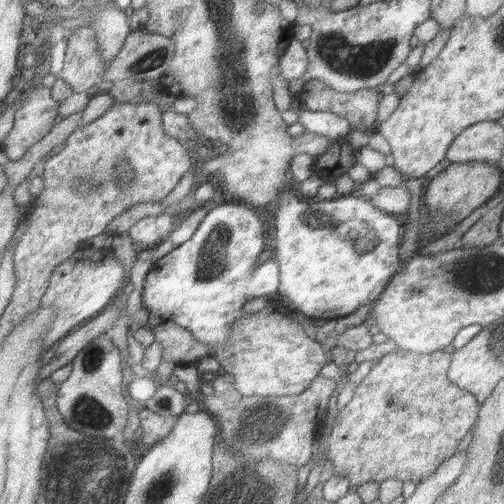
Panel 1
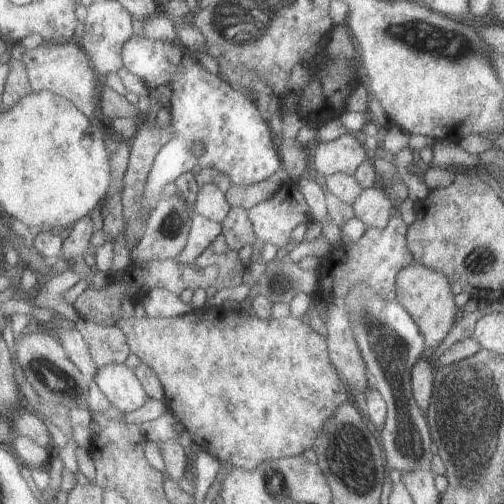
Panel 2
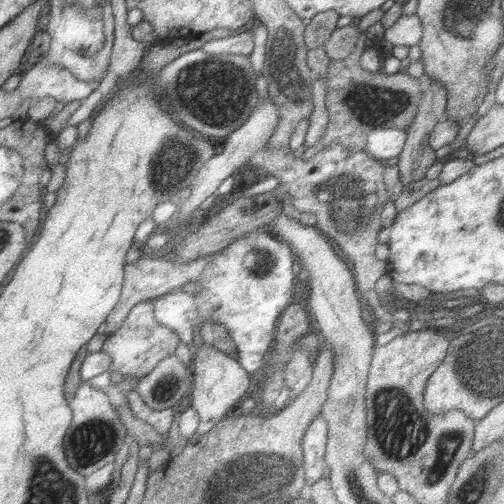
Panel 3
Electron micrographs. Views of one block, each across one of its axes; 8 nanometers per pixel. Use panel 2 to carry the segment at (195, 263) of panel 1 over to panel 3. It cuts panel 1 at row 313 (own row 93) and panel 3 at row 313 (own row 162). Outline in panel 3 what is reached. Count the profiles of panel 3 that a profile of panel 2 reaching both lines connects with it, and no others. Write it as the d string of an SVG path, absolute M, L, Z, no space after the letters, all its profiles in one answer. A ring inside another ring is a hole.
M271 230L249 232L249 234L245 234L245 238L237 240L235 244L231 244L229 248L219 252L219 256L207 268L207 272L203 272L201 280L197 280L197 292L193 292L193 296L187 292L179 292L179 294L173 292L173 294L167 294L167 296L155 300L155 316L161 324L175 330L177 336L187 346L193 346L195 330L199 328L199 334L201 334L205 322L225 324L231 338L239 344L239 350L241 350L239 362L251 374L263 374L263 368L269 362L269 350L271 350L273 342L277 342L275 340L277 338L275 336L277 320L293 302L299 300L299 280L303 276L297 276L293 270L293 266L297 262L295 258L297 258L297 254L295 254L293 246L289 242L279 240Z

